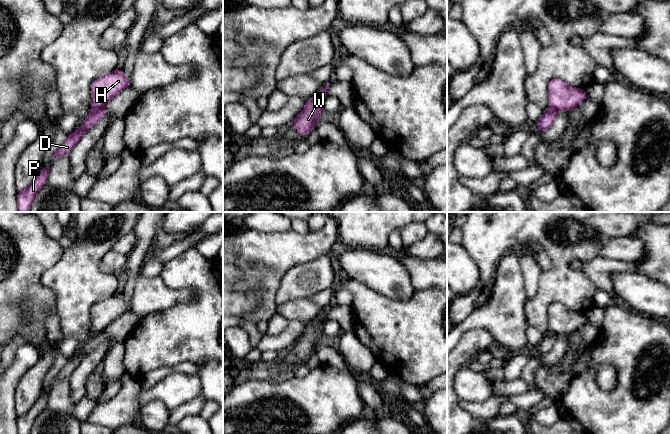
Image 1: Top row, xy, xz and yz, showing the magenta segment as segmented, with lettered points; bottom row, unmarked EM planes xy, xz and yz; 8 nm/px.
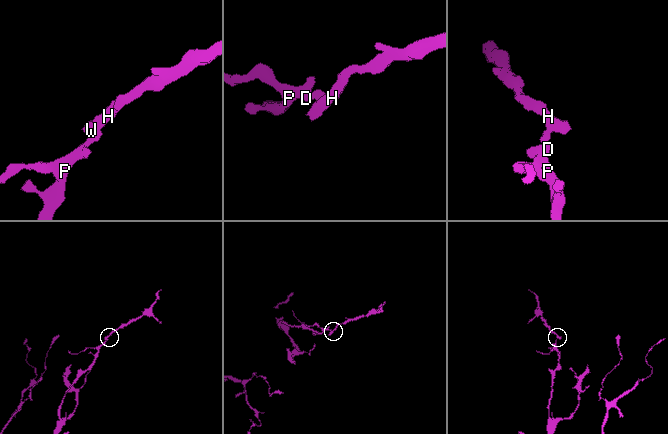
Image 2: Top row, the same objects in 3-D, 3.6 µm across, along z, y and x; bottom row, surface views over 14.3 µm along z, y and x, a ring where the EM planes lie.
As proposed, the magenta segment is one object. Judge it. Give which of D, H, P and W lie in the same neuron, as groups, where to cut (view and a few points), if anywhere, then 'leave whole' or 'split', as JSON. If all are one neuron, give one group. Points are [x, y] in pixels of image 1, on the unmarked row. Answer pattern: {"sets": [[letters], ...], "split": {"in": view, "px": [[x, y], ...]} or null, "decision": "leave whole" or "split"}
{"sets": [["D", "P"], ["H", "W"]], "split": {"in": "xy", "px": [[101, 332], [95, 333], [92, 336]]}, "decision": "split"}

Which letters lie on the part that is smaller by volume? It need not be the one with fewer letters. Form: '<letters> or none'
H, W

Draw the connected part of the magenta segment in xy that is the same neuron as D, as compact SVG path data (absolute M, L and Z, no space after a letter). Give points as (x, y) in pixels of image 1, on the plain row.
M103 333L93 335L82 347L79 355L74 355L67 360L65 366L59 371L53 380L53 384L60 380L69 380L70 375L75 371L85 356L104 342L106 336Z

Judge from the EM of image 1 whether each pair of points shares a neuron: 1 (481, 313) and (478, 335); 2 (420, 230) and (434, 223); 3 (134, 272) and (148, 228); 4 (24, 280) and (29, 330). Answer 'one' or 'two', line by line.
1: two
2: two
3: one
4: one

